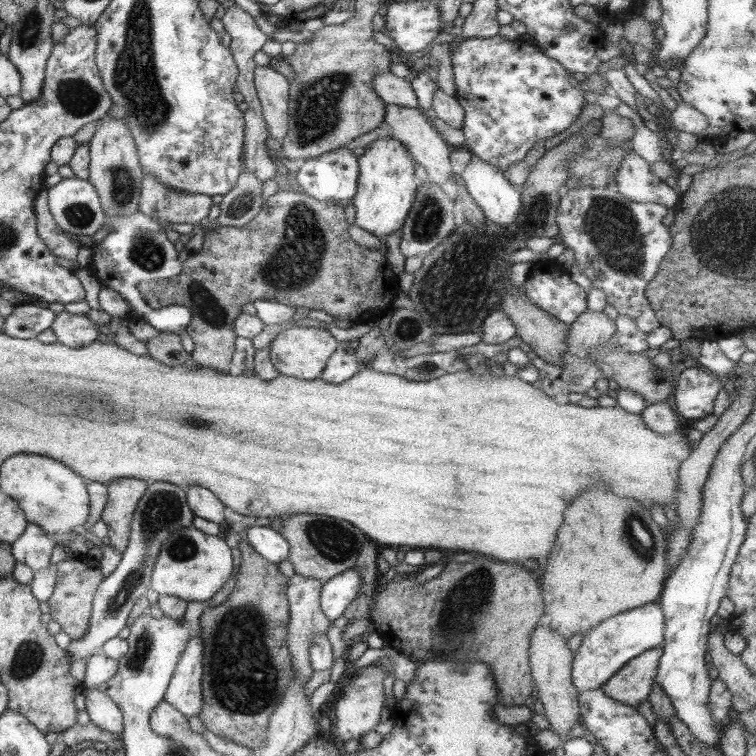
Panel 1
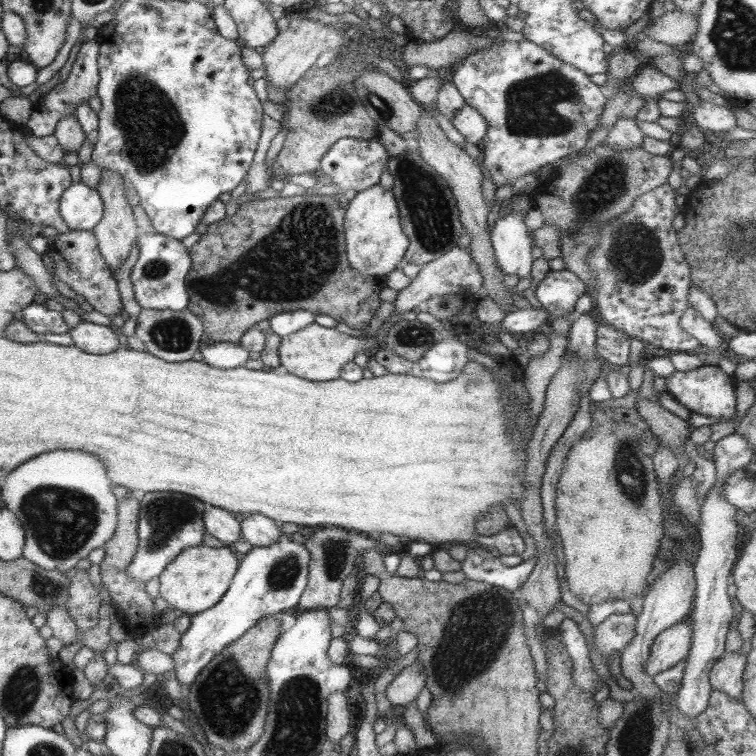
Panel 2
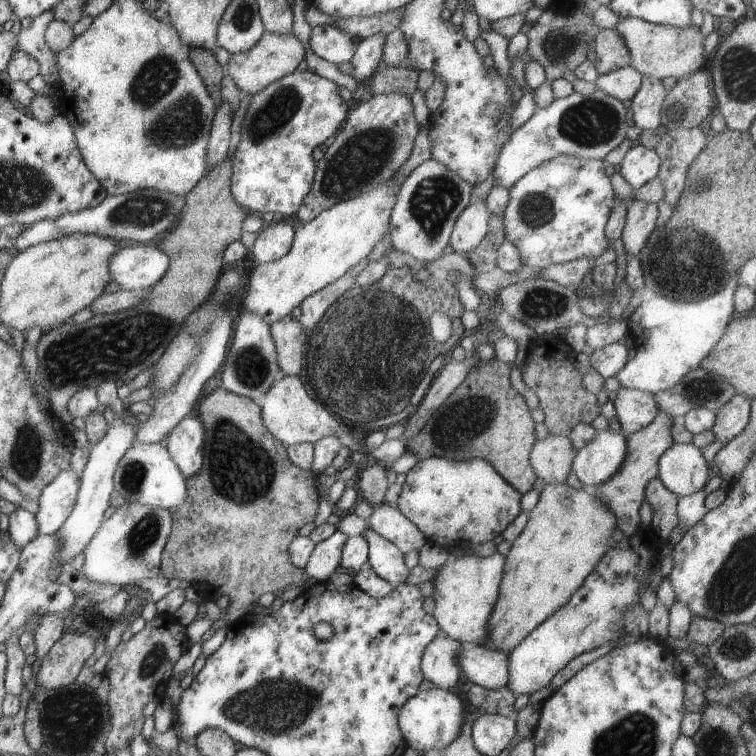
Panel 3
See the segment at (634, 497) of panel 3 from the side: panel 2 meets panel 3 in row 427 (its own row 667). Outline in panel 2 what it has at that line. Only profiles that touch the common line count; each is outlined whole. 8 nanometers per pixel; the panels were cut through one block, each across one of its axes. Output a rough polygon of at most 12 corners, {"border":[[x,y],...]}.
{"border":[[679,621],[657,633],[643,669],[649,677],[688,655],[692,628]]}

